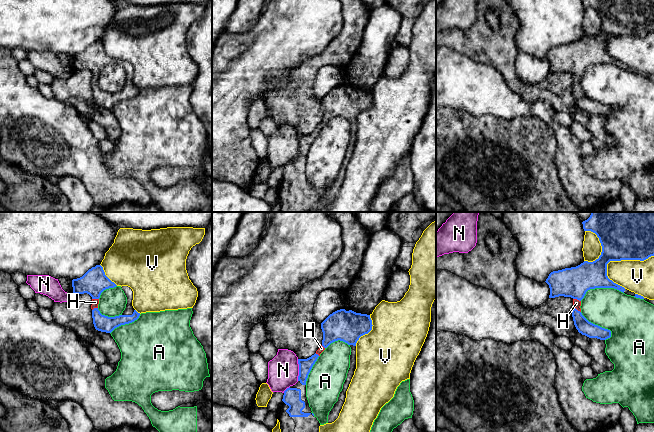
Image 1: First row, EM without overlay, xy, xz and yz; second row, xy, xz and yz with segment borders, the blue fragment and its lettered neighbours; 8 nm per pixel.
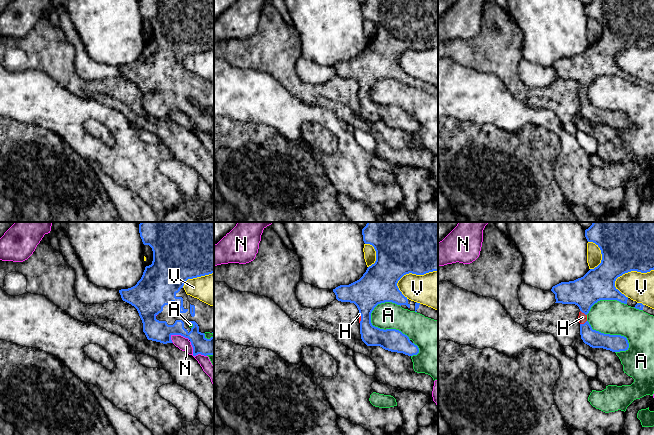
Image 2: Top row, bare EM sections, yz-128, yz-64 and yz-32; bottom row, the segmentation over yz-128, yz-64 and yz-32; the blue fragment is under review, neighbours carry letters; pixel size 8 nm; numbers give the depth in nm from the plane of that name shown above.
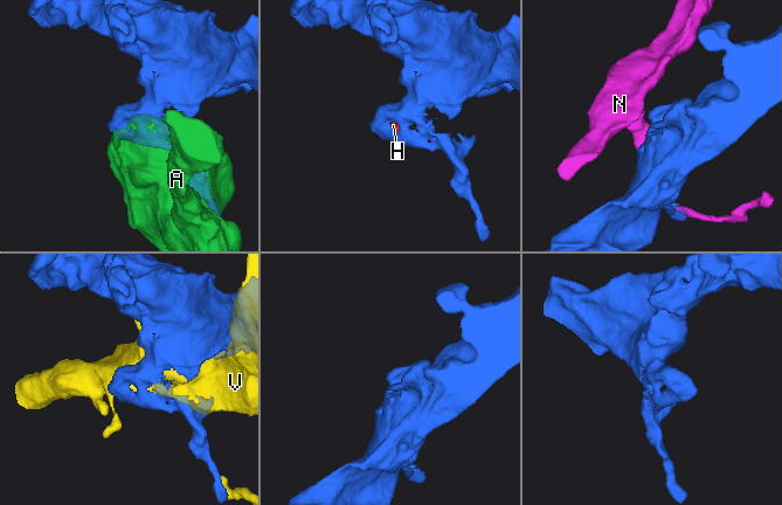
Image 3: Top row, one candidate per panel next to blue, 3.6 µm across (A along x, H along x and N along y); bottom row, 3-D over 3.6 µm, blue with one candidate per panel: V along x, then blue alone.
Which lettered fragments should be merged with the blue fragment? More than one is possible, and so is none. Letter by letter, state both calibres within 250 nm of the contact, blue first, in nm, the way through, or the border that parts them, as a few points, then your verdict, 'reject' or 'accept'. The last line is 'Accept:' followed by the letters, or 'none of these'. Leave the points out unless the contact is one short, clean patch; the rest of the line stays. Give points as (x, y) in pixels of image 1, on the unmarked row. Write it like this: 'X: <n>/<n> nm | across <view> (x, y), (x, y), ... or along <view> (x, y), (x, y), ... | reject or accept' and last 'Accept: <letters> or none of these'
A: 240/320 nm | reject
H: 240/60 nm | across yz (574, 58), (577, 66), (577, 75), (576, 79) | accept
N: 110/260 nm | reject
V: 280/260 nm | reject
Accept: H

